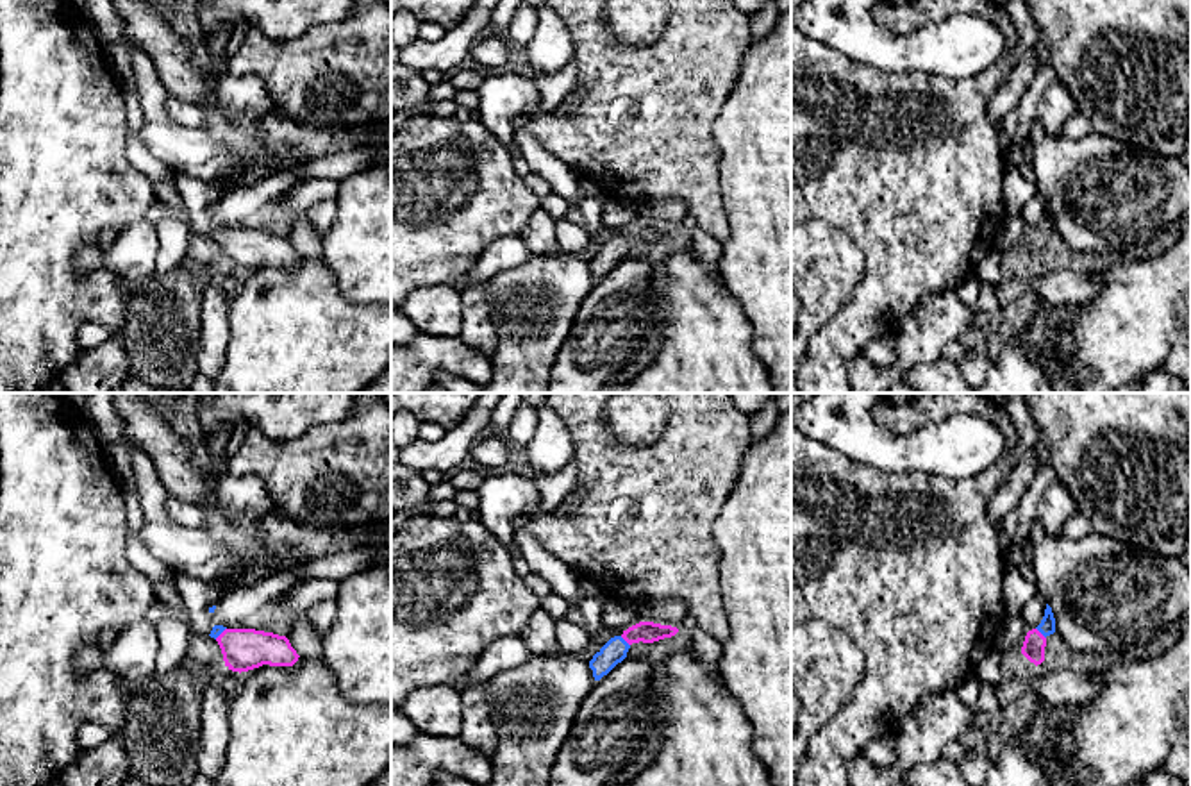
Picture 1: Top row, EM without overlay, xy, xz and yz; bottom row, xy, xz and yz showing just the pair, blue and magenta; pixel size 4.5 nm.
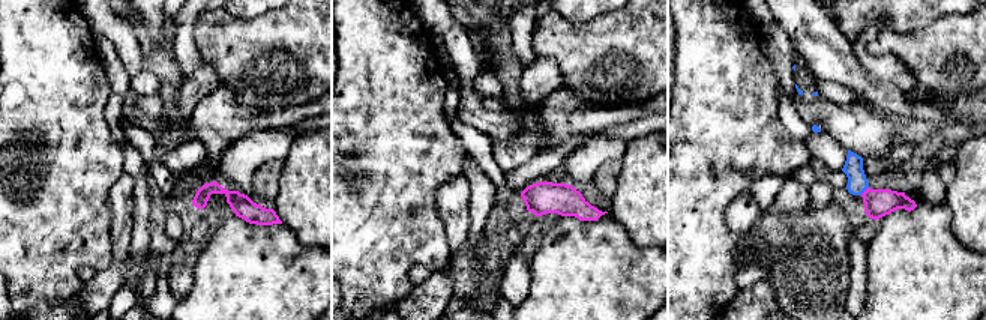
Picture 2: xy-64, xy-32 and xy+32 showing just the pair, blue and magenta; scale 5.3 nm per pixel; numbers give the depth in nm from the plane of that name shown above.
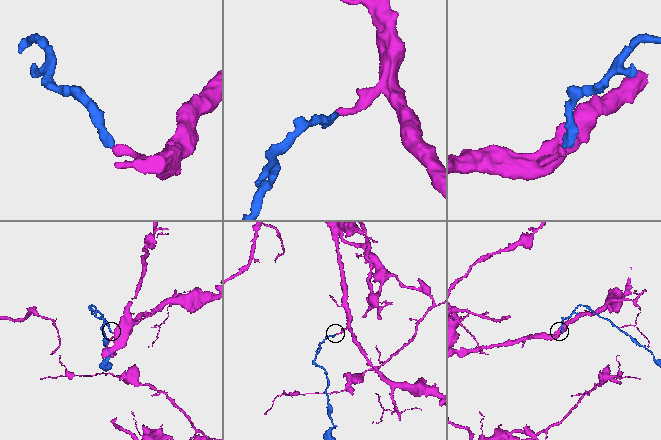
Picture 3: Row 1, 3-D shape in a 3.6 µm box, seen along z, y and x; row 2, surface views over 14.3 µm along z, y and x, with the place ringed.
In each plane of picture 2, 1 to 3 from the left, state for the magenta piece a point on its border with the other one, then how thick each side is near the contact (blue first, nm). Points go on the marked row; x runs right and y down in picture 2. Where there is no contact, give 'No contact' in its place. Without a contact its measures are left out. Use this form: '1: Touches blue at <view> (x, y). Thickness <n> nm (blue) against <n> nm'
1: No contact
2: No contact
3: Touches blue at xy+32 (863, 191). Thickness 110 nm (blue) against 150 nm

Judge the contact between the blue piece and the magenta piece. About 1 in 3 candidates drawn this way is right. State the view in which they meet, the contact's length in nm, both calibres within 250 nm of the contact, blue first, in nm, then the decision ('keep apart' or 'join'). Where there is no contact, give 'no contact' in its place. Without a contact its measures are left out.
yz | 70 nm | 70/100 nm | join

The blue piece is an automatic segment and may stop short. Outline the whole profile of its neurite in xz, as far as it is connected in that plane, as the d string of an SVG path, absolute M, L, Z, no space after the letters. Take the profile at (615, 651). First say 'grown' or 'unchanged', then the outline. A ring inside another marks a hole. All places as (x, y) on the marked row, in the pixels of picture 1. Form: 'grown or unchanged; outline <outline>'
grown; outline M639 622L621 636L611 638L589 661L589 668L593 670L595 681L600 681L607 675L618 663L627 657L627 652L632 643L654 643L664 638L671 638L679 632L677 627L661 625L654 622Z

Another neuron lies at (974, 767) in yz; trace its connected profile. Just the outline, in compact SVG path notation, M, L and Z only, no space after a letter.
M966 748L964 759L959 763L968 786L984 786L991 759Z

